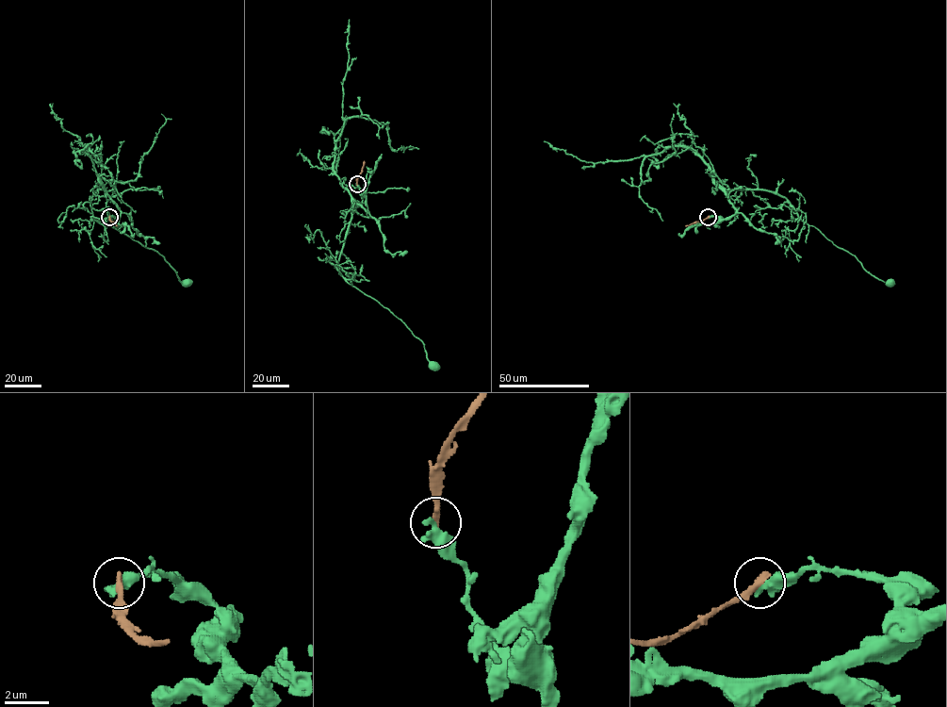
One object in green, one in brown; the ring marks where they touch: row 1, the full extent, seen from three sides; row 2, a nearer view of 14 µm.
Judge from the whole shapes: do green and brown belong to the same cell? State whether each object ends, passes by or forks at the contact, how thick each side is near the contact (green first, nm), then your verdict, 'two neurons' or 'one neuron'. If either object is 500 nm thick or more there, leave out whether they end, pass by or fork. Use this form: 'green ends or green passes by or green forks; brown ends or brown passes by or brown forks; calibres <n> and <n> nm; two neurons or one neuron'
calibres 550 and 320 nm; two neurons

